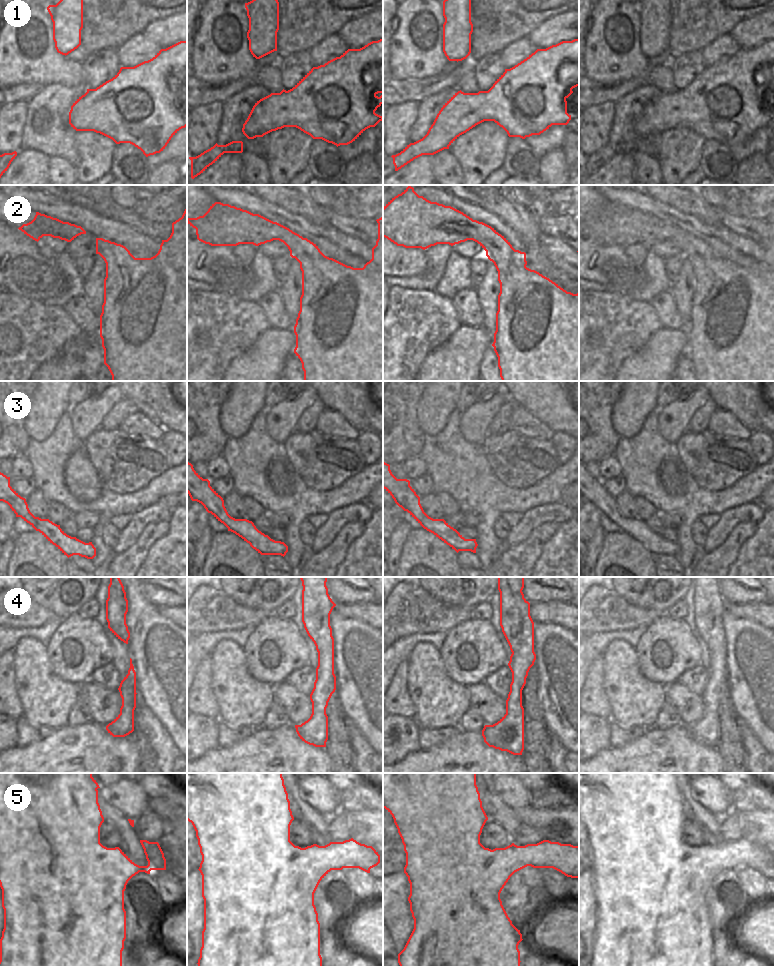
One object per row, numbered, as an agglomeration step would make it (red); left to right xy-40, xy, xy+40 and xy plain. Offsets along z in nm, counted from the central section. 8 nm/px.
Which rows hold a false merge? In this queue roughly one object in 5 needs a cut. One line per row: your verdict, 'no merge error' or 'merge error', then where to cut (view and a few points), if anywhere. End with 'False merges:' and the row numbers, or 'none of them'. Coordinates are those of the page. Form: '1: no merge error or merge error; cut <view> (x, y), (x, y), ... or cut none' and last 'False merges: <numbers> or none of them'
1: no merge error; cut none
2: no merge error; cut none
3: no merge error; cut none
4: no merge error; cut none
5: no merge error; cut none
False merges: none of them

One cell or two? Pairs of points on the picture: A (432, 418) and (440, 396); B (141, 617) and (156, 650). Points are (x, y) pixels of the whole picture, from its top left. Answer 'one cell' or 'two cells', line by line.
A: one cell
B: one cell

